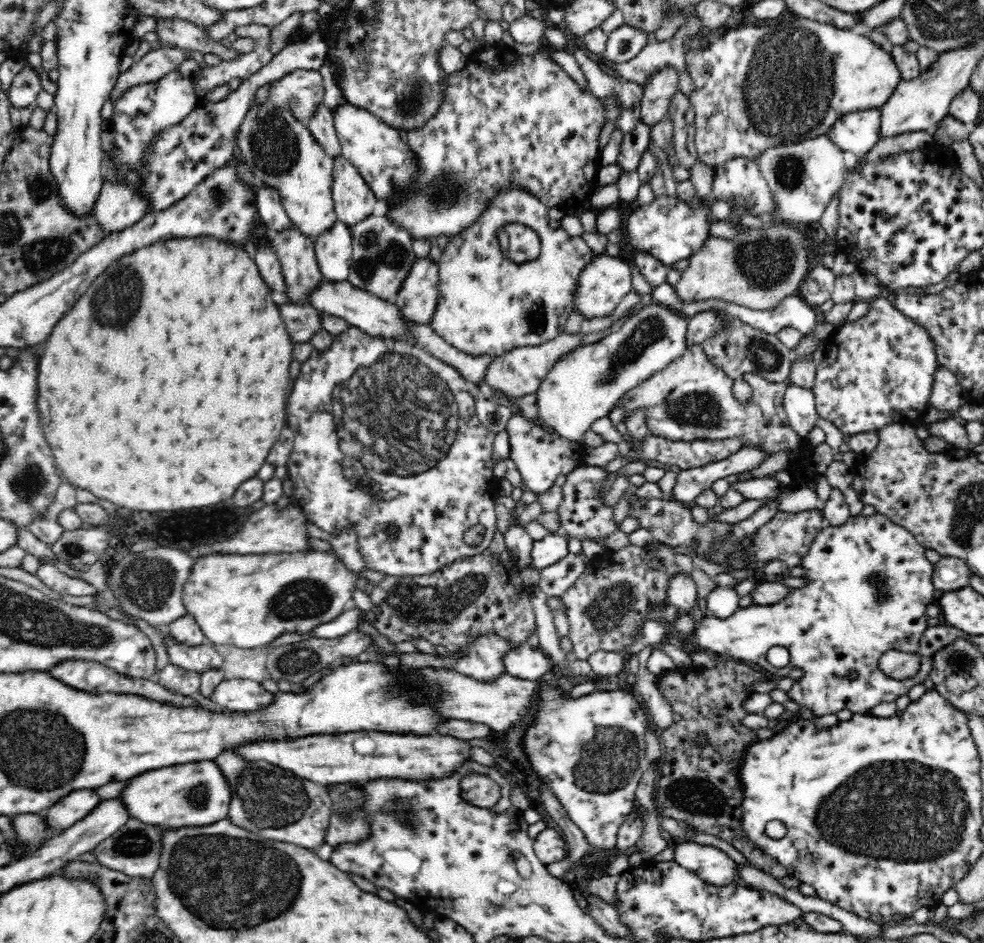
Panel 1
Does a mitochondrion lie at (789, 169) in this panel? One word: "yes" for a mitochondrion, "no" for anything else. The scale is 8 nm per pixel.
yes

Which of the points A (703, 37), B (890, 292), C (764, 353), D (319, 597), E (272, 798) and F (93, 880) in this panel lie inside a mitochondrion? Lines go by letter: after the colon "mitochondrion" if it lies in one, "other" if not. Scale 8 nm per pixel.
A: other
B: other
C: mitochondrion
D: mitochondrion
E: mitochondrion
F: other

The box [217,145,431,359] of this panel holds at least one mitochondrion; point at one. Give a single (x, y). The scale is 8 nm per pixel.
(377, 252)

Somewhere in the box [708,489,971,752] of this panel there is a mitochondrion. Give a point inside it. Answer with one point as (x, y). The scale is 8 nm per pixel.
(883, 592)

